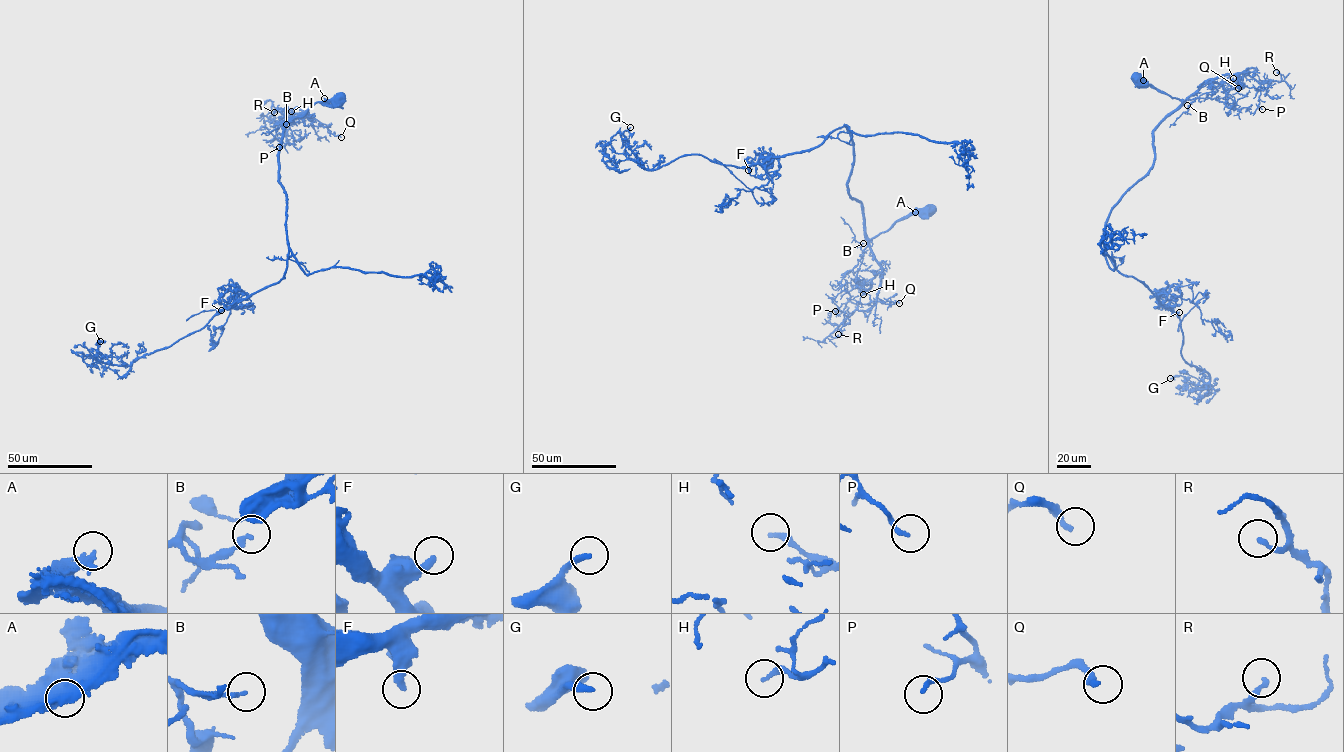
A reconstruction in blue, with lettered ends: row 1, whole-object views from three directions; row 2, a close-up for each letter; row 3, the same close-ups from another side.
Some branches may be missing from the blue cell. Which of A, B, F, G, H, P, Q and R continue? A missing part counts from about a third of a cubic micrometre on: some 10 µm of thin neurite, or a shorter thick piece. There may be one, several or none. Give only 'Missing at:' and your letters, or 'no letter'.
Missing at: no letter

